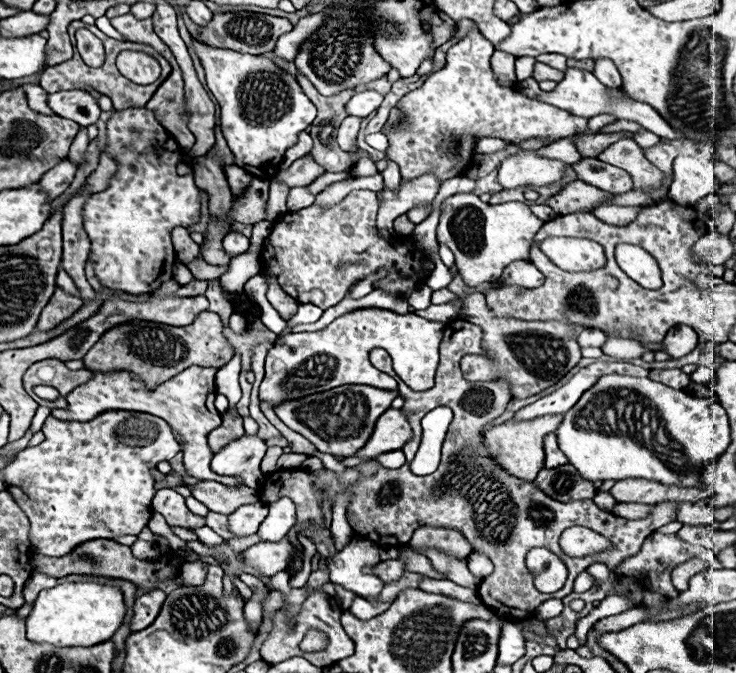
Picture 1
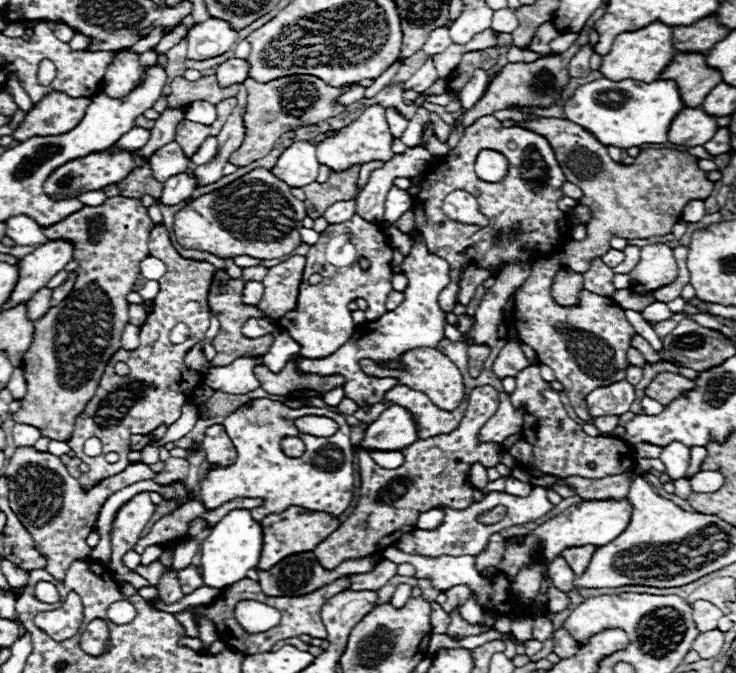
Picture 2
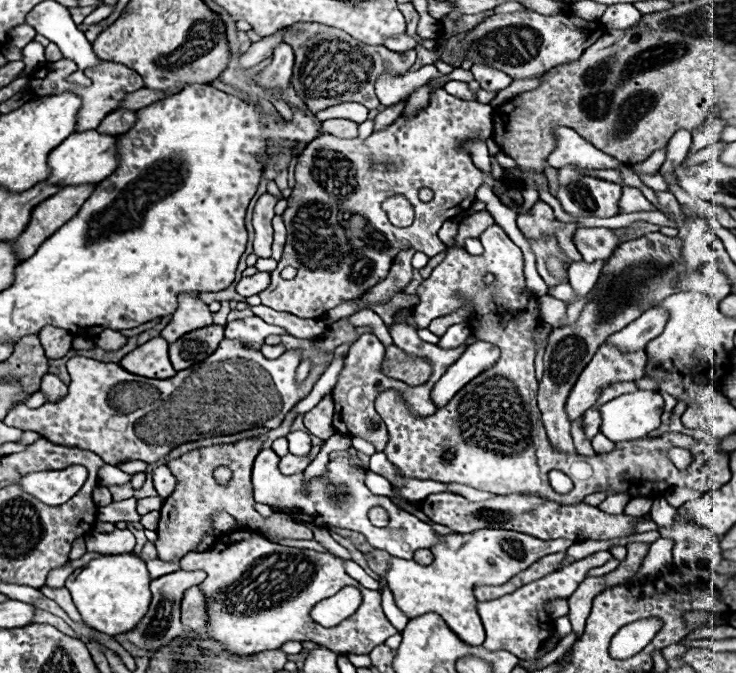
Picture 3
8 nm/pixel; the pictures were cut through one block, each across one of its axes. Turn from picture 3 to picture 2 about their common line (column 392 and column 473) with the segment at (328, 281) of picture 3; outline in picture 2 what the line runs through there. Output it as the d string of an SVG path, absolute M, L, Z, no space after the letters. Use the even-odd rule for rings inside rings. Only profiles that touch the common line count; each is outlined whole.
M492 114L478 118L464 132L454 150L424 170L420 192L414 196L414 230L426 240L428 250L450 264L450 284L440 292L440 308L444 312L452 312L458 302L458 276L470 262L476 262L482 268L492 266L492 276L496 278L504 264L536 258L560 248L570 234L566 214L556 208L564 182L564 172L544 136L520 126L504 128ZM484 148L498 150L510 162L510 172L504 180L484 182L474 174L474 158ZM452 190L466 190L478 198L480 212L490 218L490 224L478 228L452 222L442 210L442 202Z

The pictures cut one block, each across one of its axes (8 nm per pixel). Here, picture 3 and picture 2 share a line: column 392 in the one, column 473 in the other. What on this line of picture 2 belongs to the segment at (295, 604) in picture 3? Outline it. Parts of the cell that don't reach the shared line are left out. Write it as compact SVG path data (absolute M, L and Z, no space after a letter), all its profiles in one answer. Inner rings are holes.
M456 610L456 612L452 612L450 616L452 616L452 622L450 622L450 626L448 626L446 634L448 634L450 638L454 638L454 640L466 638L466 636L474 636L474 634L482 634L482 632L490 630L490 628L482 628L482 626L470 626L468 622L464 622L464 620L460 618L458 610Z

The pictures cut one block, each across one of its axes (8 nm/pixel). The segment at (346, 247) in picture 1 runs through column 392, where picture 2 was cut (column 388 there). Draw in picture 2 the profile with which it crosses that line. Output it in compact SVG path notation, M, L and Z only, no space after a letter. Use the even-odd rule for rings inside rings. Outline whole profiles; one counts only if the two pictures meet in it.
M354 214L350 220L340 224L330 224L324 232L320 232L320 240L310 246L306 254L306 266L300 282L298 292L298 304L294 310L286 312L282 318L276 320L276 326L286 330L296 342L300 342L300 356L304 358L326 358L334 354L340 346L344 346L354 331L355 324L352 312L348 310L348 304L356 298L364 298L368 302L366 318L376 320L382 314L386 314L386 298L392 292L392 258L393 249L387 244L386 234L378 224L362 220L358 214ZM346 234L348 240L356 246L358 256L368 258L370 268L362 268L358 260L346 268L336 268L324 260L324 248L332 236ZM318 272L322 276L322 282L316 286L308 284L310 274Z

